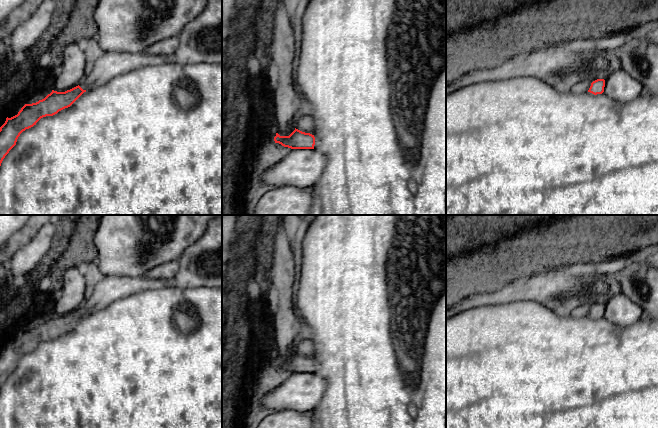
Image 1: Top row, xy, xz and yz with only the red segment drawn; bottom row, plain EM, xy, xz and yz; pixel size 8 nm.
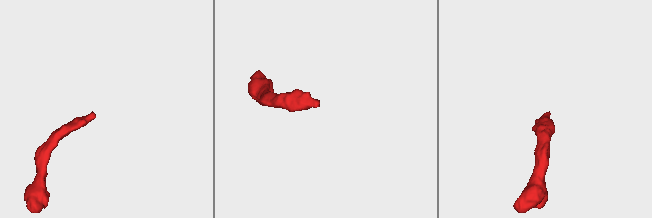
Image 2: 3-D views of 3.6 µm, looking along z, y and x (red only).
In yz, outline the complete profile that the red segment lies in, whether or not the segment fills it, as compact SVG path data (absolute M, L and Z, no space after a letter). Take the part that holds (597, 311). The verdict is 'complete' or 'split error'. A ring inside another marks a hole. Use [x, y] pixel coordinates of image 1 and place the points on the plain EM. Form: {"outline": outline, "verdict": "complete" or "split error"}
{"outline": "M591 300L580 302L580 304L572 311L573 317L590 316L594 319L604 316L605 304L603 301Z", "verdict": "split error"}

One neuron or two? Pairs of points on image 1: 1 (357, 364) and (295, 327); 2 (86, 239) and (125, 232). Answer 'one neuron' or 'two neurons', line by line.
1: two neurons
2: two neurons

